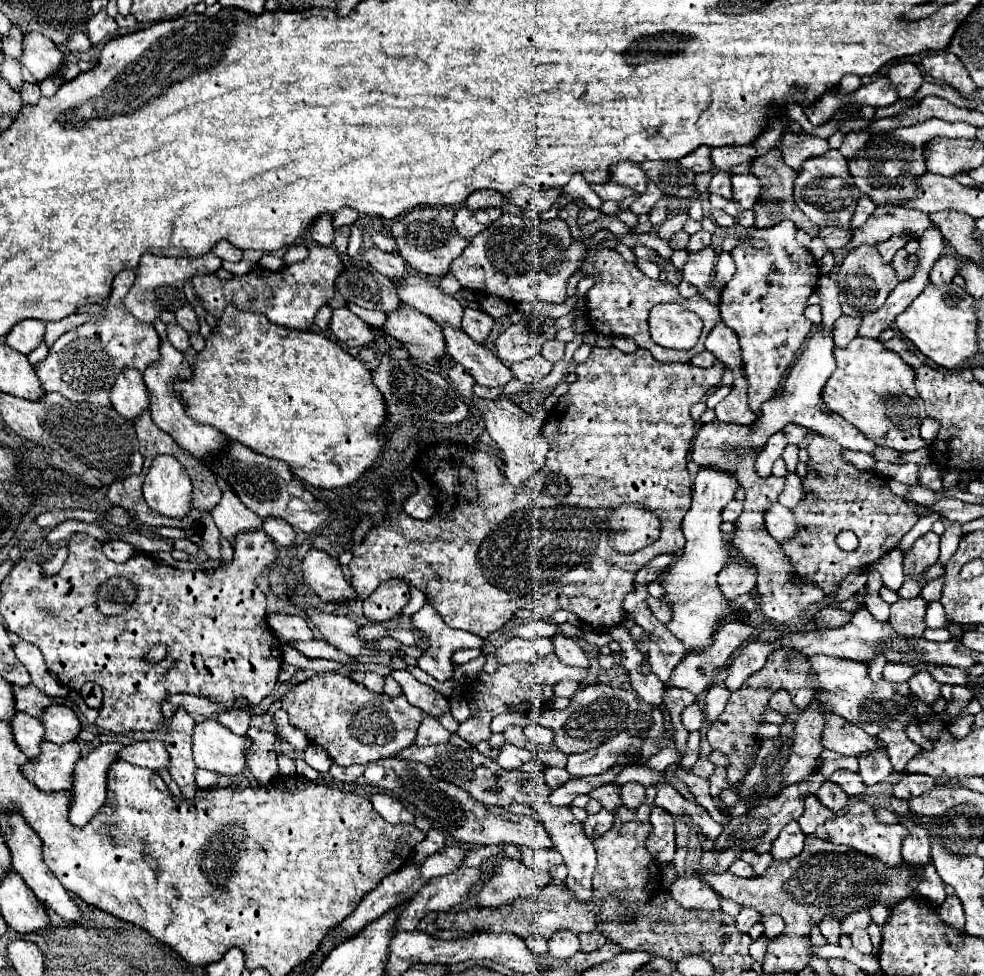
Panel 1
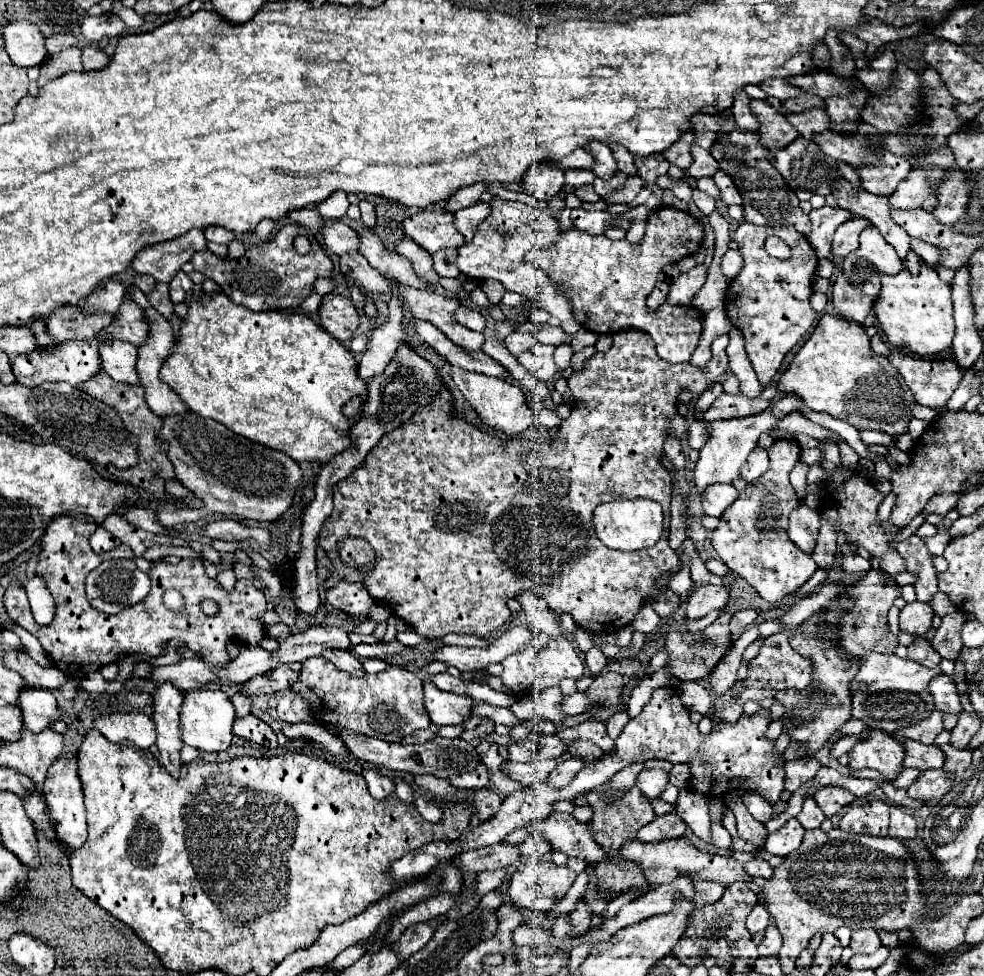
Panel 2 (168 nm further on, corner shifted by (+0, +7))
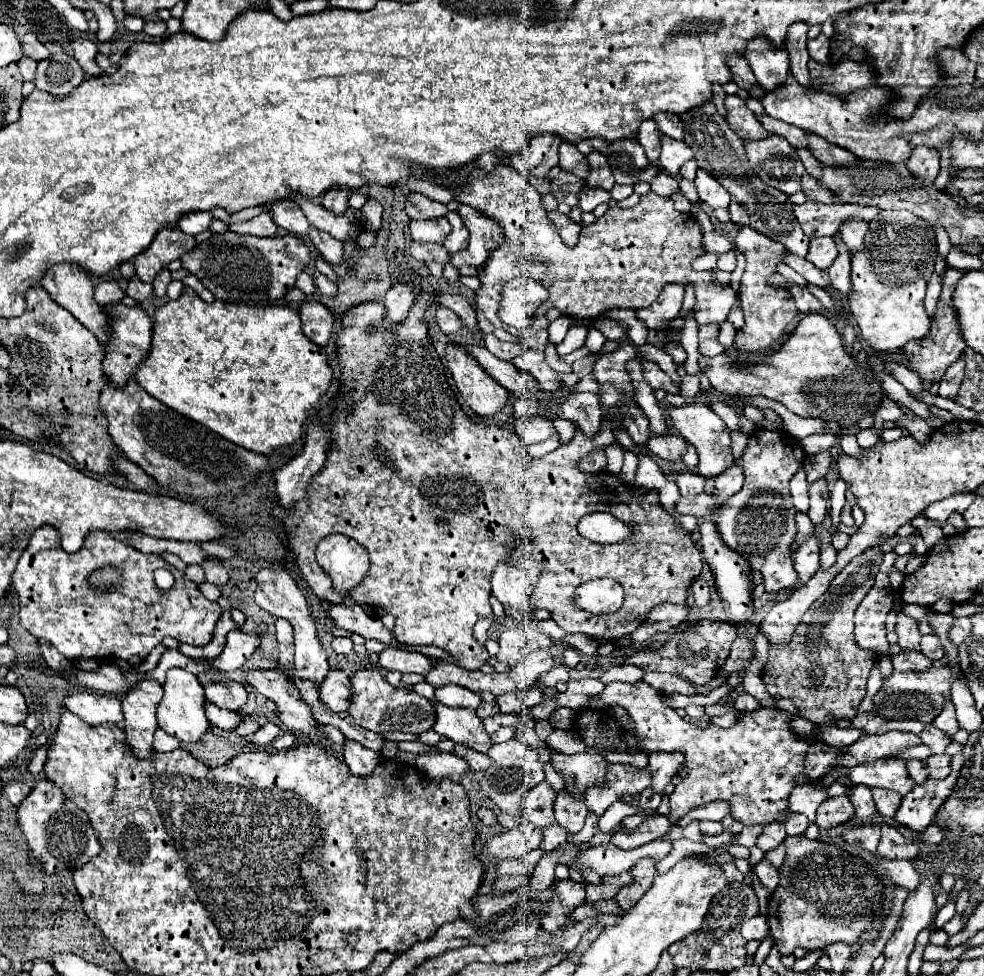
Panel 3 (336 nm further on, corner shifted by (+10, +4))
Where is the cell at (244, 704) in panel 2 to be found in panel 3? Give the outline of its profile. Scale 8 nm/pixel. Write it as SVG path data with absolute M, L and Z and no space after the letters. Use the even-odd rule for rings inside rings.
M220 681L220 683L210 683L204 687L206 691L206 699L214 705L218 705L220 709L228 709L228 711L238 711L244 707L246 703L246 691L240 683L236 681Z

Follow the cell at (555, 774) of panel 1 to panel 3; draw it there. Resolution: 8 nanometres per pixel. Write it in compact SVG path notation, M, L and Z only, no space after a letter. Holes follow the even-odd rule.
M456 745L456 747L454 747L454 753L460 755L460 757L464 757L474 771L486 773L488 767L492 765L492 759L490 759L488 755L478 753L478 751L474 751L474 749L468 749L468 747L462 747L462 745Z

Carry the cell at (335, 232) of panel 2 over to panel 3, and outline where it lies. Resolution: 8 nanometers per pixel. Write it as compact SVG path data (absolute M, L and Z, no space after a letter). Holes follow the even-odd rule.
M286 199L274 201L268 207L270 207L270 213L272 213L276 225L290 231L290 233L308 235L314 229L314 225L304 217L304 213L296 201L286 201Z

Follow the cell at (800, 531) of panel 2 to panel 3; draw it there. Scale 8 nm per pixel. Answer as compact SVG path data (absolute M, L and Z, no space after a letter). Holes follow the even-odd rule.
M808 535L794 551L794 567L800 583L806 583L820 569L820 543L816 535Z

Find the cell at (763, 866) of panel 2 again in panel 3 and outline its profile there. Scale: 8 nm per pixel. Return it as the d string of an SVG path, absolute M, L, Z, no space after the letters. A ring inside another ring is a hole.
M762 859L760 863L756 863L756 865L752 867L752 871L754 871L754 875L762 881L762 885L764 885L768 891L774 891L774 889L776 889L776 885L778 885L778 871L776 871L776 867L772 867L766 859Z

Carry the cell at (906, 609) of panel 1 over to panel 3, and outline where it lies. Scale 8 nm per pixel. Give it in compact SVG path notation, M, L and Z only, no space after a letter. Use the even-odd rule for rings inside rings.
M898 613L898 623L896 623L896 633L898 633L898 645L902 649L920 649L920 631L918 631L918 621Z

